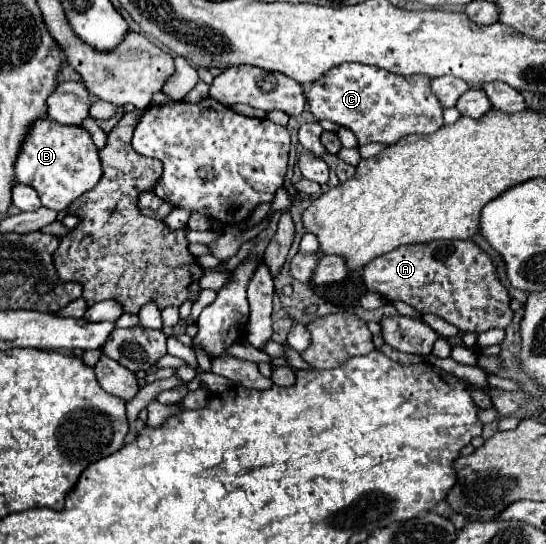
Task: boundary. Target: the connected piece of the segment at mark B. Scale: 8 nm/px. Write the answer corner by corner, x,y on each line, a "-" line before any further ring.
40,119
32,125
26,139
16,161
16,183
30,183
44,207
64,211
74,199
98,183
102,175
98,149
84,127
64,127
52,119

